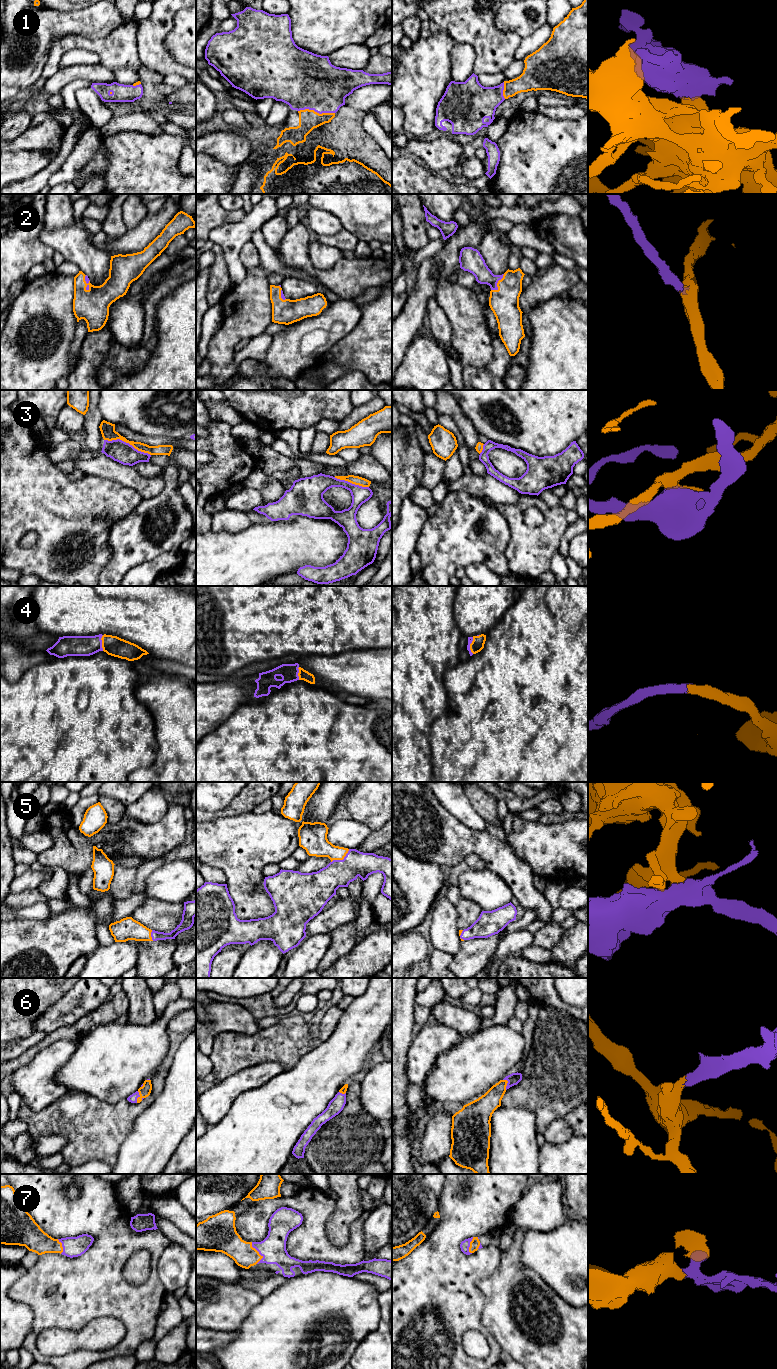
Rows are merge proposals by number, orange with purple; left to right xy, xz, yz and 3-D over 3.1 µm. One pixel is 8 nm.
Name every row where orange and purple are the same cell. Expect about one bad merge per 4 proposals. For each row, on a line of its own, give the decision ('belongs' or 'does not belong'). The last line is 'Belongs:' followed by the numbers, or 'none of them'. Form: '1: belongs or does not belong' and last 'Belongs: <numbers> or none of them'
1: belongs
2: belongs
3: does not belong
4: belongs
5: belongs
6: belongs
7: belongs
Belongs: 1, 2, 4, 5, 6, 7

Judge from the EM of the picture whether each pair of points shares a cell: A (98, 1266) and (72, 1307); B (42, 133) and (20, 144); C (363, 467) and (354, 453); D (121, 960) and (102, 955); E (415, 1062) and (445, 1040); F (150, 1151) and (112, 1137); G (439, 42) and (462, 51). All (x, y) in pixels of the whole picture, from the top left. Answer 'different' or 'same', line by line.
A: same
B: same
C: different
D: same
E: same
F: different
G: different

